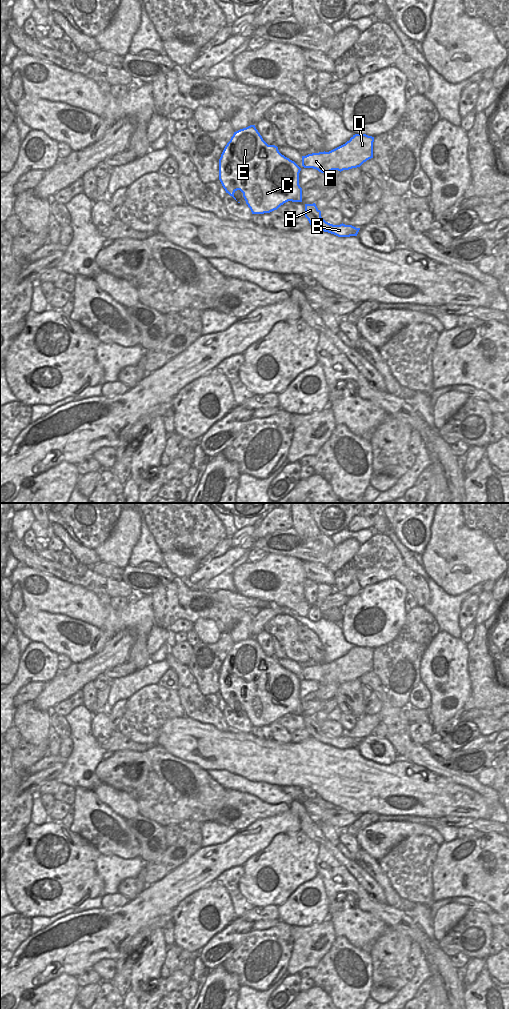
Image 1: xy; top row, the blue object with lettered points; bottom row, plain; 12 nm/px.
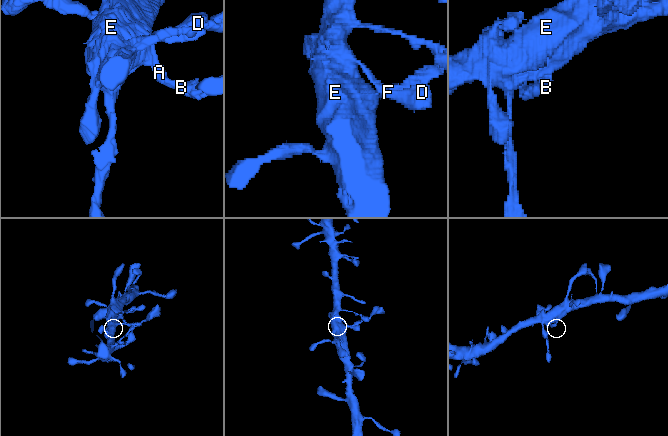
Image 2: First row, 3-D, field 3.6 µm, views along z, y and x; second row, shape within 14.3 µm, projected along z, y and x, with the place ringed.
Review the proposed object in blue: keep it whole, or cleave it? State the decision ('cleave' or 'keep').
keep

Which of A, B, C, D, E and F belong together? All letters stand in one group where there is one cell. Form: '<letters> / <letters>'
A B C D E F

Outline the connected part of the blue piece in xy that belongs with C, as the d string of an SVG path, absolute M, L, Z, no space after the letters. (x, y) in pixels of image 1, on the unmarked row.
M255 637L234 644L219 671L219 692L226 705L236 712L234 705L240 702L252 726L270 725L288 713L302 714L302 700L299 697L300 683L301 680L282 667L277 658L268 657L263 652Z

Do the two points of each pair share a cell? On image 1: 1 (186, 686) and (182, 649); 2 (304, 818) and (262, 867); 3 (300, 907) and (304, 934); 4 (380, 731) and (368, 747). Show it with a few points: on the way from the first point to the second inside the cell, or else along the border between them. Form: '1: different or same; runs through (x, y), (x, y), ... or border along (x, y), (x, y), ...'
1: different; border along (169, 652), (180, 662), (187, 665)
2: different; border along (300, 830), (318, 845)
3: different; border along (325, 919), (320, 923), (311, 925), (291, 926)
4: different; border along (372, 733), (385, 738)

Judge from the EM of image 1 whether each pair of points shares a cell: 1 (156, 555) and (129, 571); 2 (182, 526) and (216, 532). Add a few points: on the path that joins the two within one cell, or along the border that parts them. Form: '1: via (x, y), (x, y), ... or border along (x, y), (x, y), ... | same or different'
1: border along (129, 564), (137, 566) | different
2: via (190, 527), (197, 531), (208, 531) | same

